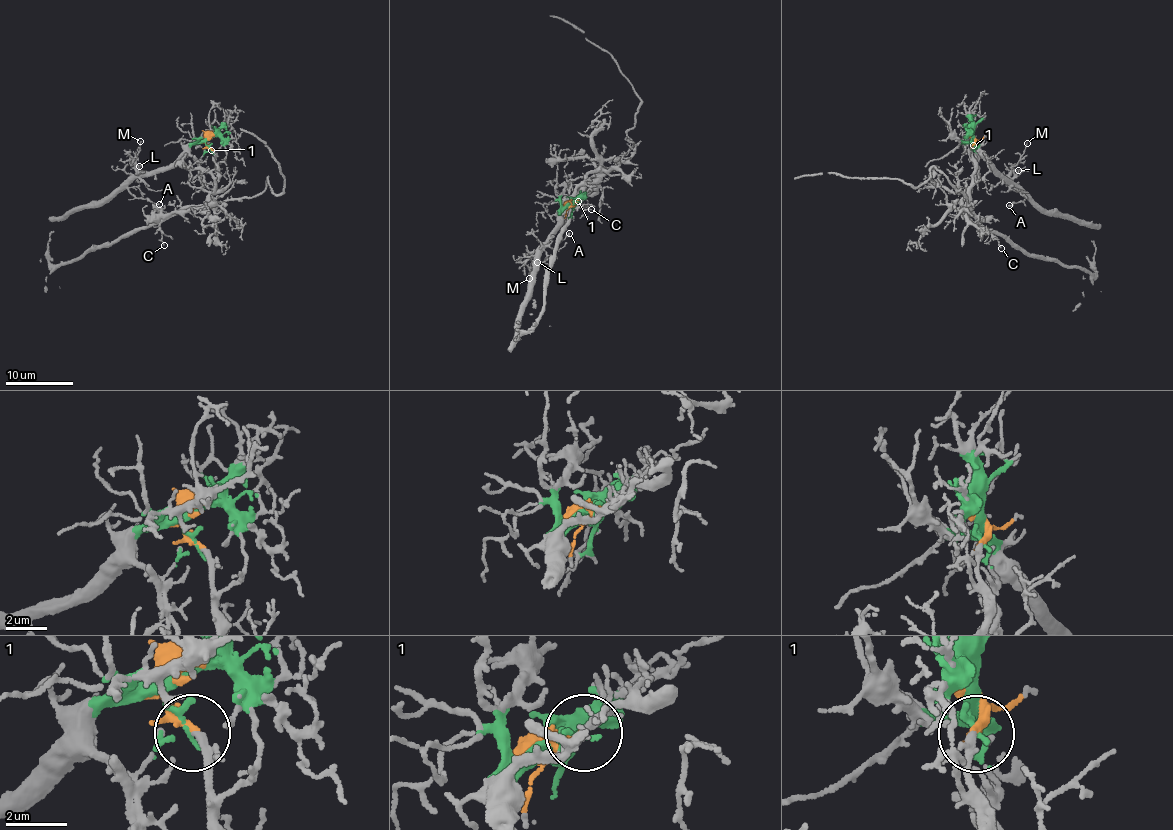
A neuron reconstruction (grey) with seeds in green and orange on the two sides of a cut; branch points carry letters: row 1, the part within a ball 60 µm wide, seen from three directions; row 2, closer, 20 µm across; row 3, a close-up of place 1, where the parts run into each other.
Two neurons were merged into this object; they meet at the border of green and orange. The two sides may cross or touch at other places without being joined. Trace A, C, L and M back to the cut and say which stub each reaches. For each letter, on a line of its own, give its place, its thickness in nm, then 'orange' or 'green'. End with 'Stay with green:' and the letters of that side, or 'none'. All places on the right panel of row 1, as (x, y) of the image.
A: at (1009, 205); 140 nm thick; green
C: at (1001, 248); 110 nm thick; orange
L: at (1018, 170); 80 nm thick; green
M: at (1027, 143); 90 nm thick; green
Stay with green: A, L, M

